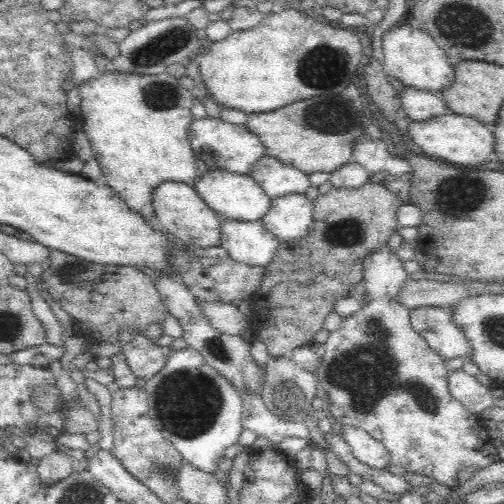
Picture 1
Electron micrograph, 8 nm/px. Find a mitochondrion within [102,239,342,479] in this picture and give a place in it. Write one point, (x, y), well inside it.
(188, 403)

